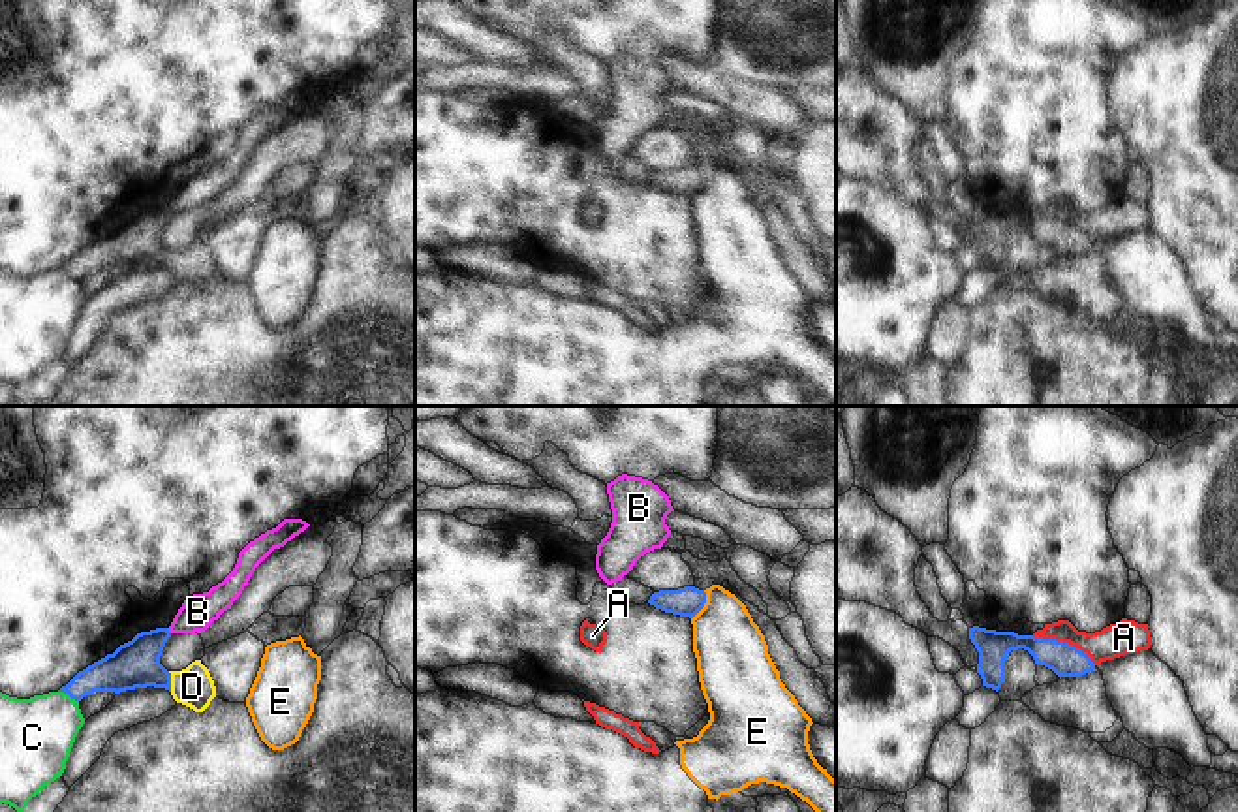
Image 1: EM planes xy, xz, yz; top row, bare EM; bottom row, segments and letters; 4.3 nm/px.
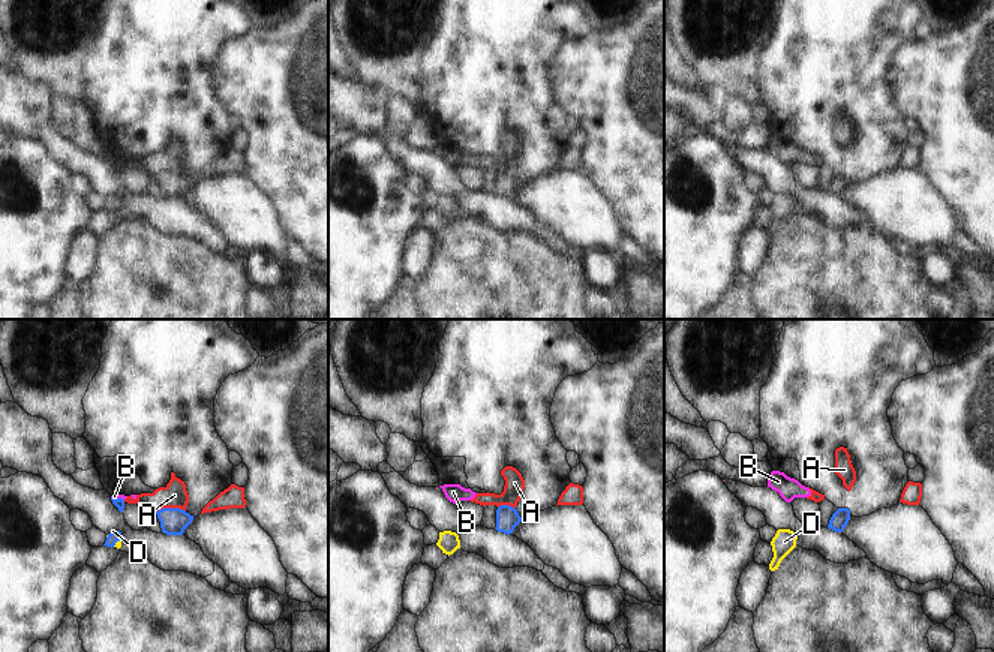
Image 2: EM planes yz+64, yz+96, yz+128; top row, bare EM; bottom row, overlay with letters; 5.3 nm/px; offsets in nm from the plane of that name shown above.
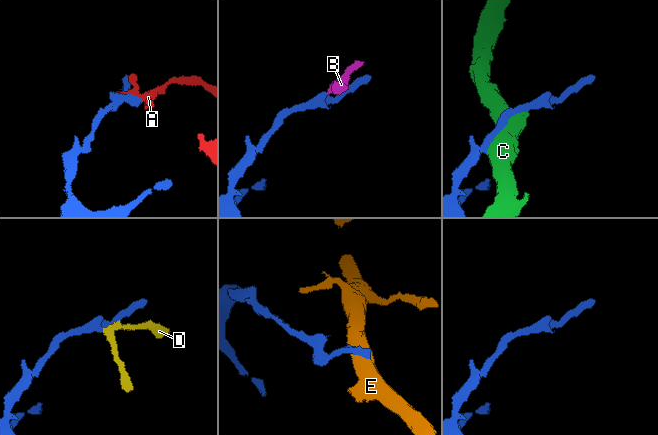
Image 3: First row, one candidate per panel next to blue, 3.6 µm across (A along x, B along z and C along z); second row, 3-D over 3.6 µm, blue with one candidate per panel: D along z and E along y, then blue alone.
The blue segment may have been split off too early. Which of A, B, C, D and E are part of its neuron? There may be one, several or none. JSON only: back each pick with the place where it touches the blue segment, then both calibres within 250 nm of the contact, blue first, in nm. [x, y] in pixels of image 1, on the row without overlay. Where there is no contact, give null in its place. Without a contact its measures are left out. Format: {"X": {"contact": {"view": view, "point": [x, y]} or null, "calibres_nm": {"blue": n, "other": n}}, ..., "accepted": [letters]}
{"D": {"contact": {"view": "xy", "point": [170, 260]}, "calibres_nm": {"blue": 200, "other": 170}}, "accepted": ["D"]}

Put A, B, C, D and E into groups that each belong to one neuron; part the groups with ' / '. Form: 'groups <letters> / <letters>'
groups A B / C / D / E

